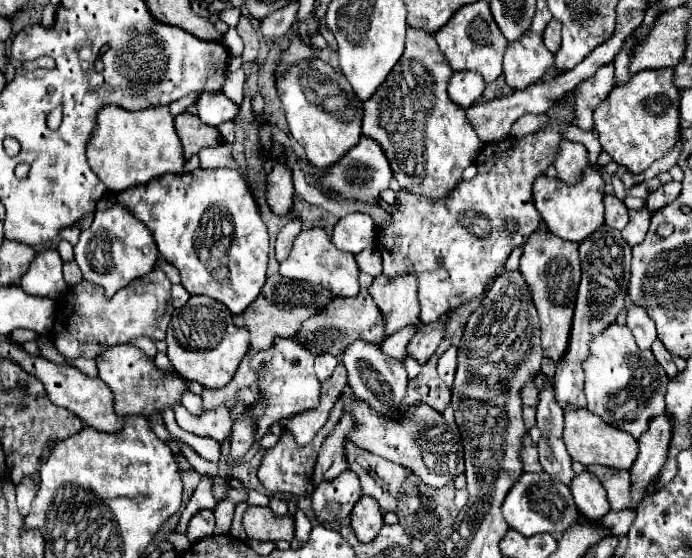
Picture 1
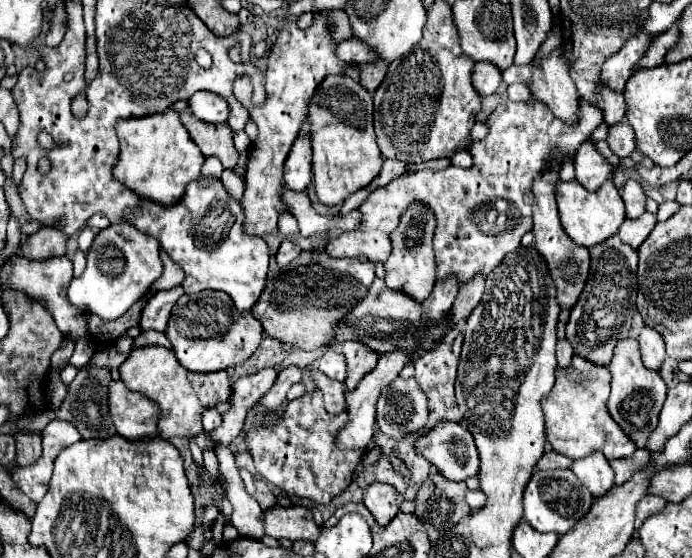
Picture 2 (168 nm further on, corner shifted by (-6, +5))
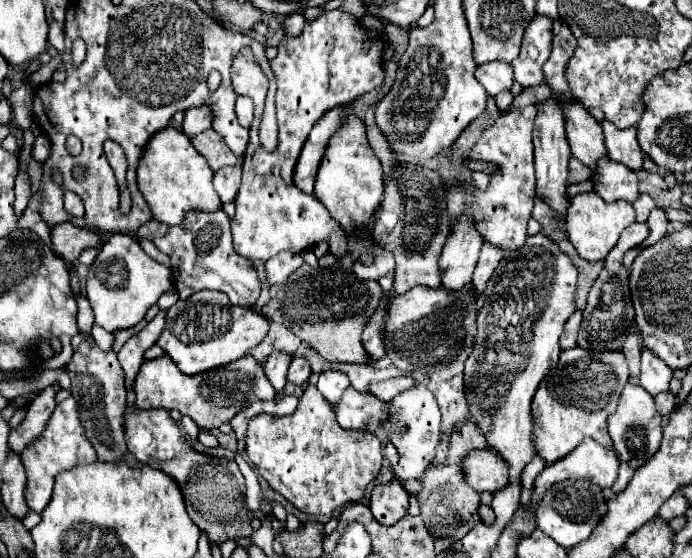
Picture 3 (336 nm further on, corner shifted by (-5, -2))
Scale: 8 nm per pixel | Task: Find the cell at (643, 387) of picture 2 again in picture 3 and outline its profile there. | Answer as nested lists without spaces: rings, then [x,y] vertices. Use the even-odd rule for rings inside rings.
[[[629,382],[619,398],[617,410],[609,416],[609,436],[613,440],[613,448],[619,460],[629,464],[633,470],[641,468],[659,450],[661,432],[663,432],[661,414],[655,410],[653,396],[649,396],[639,384]]]

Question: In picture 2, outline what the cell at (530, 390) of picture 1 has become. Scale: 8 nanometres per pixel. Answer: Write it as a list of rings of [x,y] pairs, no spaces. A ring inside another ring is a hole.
[[[574,355],[572,367],[558,373],[554,389],[546,397],[542,397],[542,411],[546,417],[548,441],[552,449],[572,459],[580,459],[596,451],[604,453],[608,461],[630,457],[638,447],[610,417],[606,409],[608,395],[610,395],[608,369],[590,365],[588,361],[582,361],[582,357]]]

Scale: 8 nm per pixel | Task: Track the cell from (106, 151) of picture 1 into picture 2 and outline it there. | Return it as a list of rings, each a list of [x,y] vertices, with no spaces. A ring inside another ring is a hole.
[[[166,109],[162,113],[146,117],[120,119],[116,123],[116,135],[120,153],[116,165],[112,167],[112,175],[128,189],[132,189],[138,197],[152,199],[160,205],[172,205],[182,197],[186,185],[200,177],[204,157],[202,153],[198,153],[198,145],[190,141],[190,135],[186,133],[178,111]]]

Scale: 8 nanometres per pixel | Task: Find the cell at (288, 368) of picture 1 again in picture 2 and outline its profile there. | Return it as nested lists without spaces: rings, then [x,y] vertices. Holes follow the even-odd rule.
[[[314,371],[312,373],[312,381],[314,381],[316,389],[322,391],[324,407],[326,407],[328,413],[340,413],[340,411],[346,409],[346,401],[344,401],[346,389],[344,389],[344,383],[328,379],[322,371]]]

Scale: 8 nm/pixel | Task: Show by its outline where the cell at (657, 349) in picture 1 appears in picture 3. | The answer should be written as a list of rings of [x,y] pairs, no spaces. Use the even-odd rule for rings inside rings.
[[[665,392],[665,394],[661,394],[661,396],[655,398],[655,404],[657,404],[657,412],[665,418],[665,416],[669,416],[669,414],[673,412],[673,408],[675,408],[675,396],[673,396],[671,392]]]

